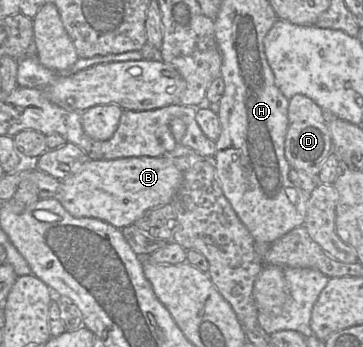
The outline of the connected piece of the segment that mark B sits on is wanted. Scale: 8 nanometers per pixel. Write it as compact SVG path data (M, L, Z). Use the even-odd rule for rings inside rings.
M163 155L89 159L76 173L61 180L54 198L74 217L97 218L122 229L146 211L171 203L182 179L183 172Z

